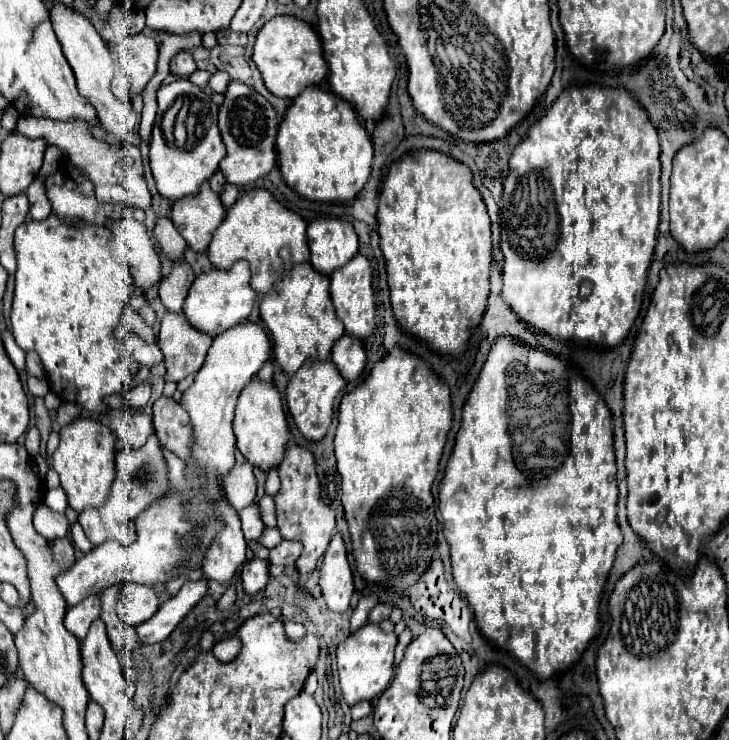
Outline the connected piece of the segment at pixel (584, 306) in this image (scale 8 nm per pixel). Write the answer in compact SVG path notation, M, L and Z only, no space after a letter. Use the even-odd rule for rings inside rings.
M575 86L563 90L557 102L537 120L527 138L515 146L509 160L509 176L503 186L501 200L501 252L503 252L503 300L511 306L511 310L529 326L539 332L549 334L559 342L577 342L577 344L597 344L601 340L601 348L609 350L619 346L629 334L639 308L647 282L647 270L653 258L653 250L657 244L657 226L659 226L659 138L655 134L655 126L647 118L647 112L627 94L625 88L601 88L601 86ZM589 278L593 282L593 292L587 300L579 298L581 282Z

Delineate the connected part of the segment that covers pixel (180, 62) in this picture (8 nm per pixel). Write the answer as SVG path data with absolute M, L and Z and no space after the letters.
M177 52L171 58L169 66L171 66L171 74L181 76L181 78L185 78L185 76L189 76L189 74L193 74L197 70L195 60L193 60L193 56L189 52Z

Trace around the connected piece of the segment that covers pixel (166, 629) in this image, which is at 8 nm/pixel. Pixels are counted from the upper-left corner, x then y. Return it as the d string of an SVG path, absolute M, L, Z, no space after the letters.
M205 578L197 582L185 582L175 596L165 598L161 602L153 618L135 626L139 642L141 644L163 642L175 630L175 626L187 616L187 612L205 596L205 590L207 590Z

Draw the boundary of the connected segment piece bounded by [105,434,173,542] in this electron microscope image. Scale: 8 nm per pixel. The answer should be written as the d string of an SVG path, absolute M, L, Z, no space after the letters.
M151 434L151 438L141 448L123 448L117 458L117 478L111 486L109 500L105 506L111 506L111 526L107 526L109 534L115 534L117 540L135 540L135 518L139 512L143 512L147 506L151 506L159 496L167 494L173 486L167 476L167 462L163 458L163 446L157 438L157 434Z

